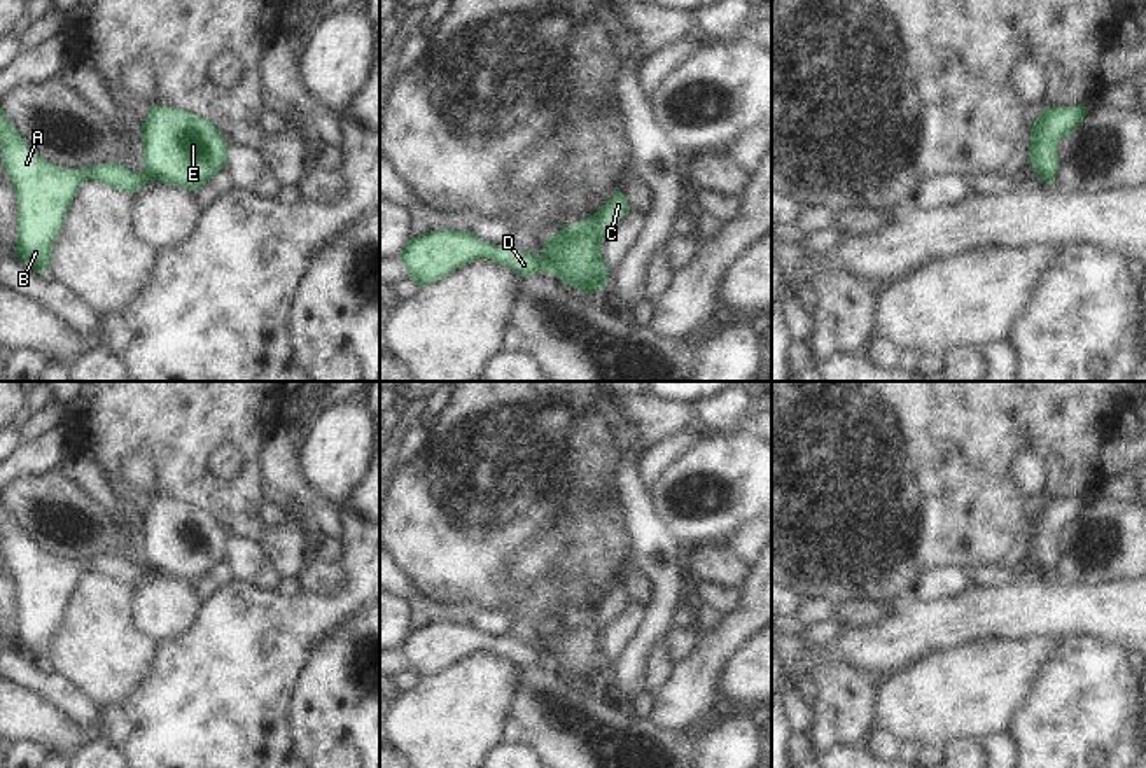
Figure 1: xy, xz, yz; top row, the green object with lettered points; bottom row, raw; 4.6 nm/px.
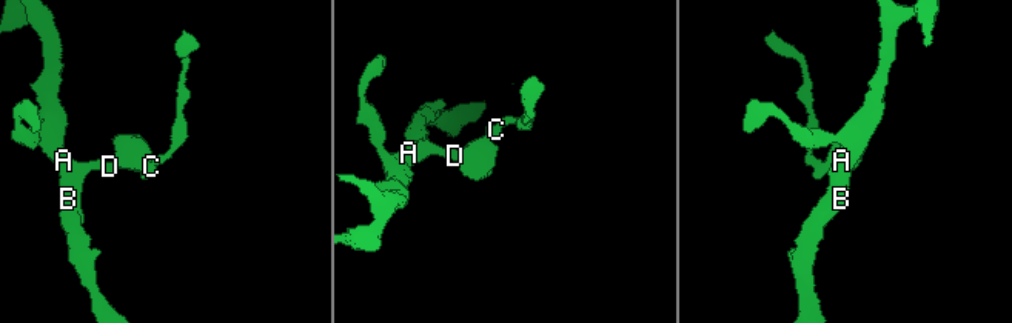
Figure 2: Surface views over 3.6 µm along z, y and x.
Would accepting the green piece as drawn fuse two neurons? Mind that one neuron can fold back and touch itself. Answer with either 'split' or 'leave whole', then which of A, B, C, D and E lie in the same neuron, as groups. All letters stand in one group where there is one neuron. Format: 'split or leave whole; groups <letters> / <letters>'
leave whole; groups A B C D E

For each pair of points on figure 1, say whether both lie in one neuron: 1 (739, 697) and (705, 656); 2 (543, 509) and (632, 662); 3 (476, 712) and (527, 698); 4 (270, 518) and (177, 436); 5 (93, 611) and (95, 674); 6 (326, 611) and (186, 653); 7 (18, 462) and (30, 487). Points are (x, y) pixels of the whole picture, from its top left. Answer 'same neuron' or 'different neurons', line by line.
1: different neurons
2: different neurons
3: different neurons
4: different neurons
5: same neuron
6: same neuron
7: different neurons

